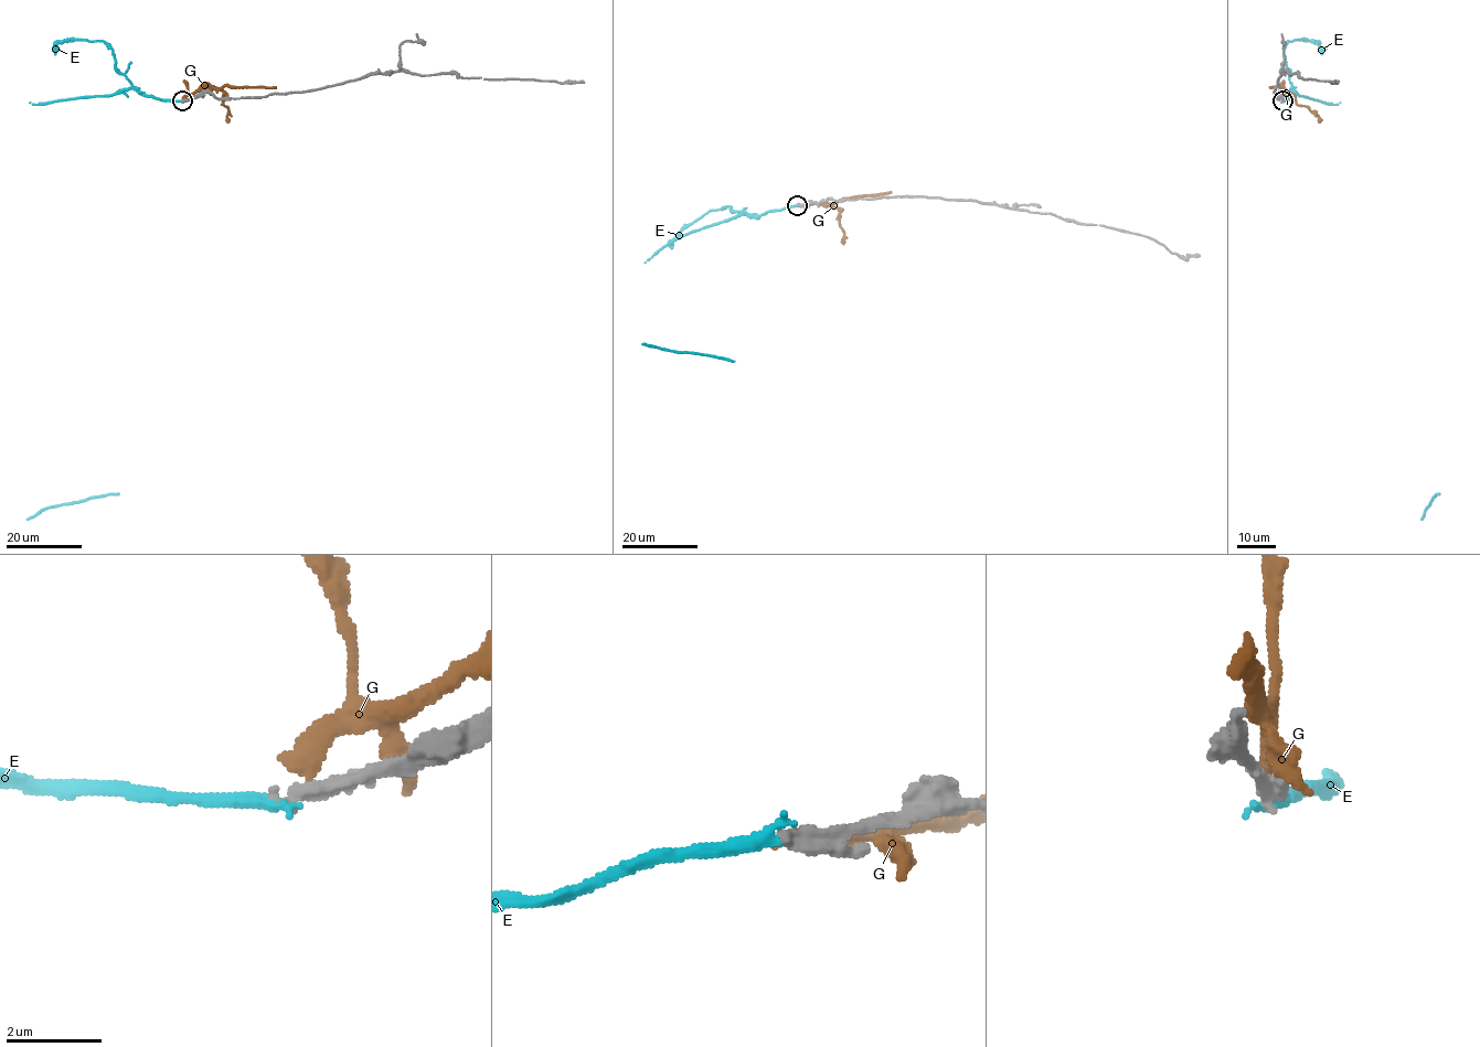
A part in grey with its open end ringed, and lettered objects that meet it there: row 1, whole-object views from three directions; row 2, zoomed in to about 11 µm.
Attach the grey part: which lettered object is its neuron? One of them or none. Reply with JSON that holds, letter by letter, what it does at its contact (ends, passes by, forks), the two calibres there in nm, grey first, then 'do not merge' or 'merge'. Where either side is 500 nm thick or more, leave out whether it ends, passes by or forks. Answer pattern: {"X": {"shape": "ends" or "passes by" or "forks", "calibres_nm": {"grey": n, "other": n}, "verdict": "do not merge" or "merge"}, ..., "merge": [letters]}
{"E": {"shape": "ends", "calibres_nm": {"grey": 360, "other": 320}, "verdict": "do not merge"}, "G": {"shape": "ends", "calibres_nm": {"grey": 440, "other": 360}, "verdict": "do not merge"}, "merge": []}

